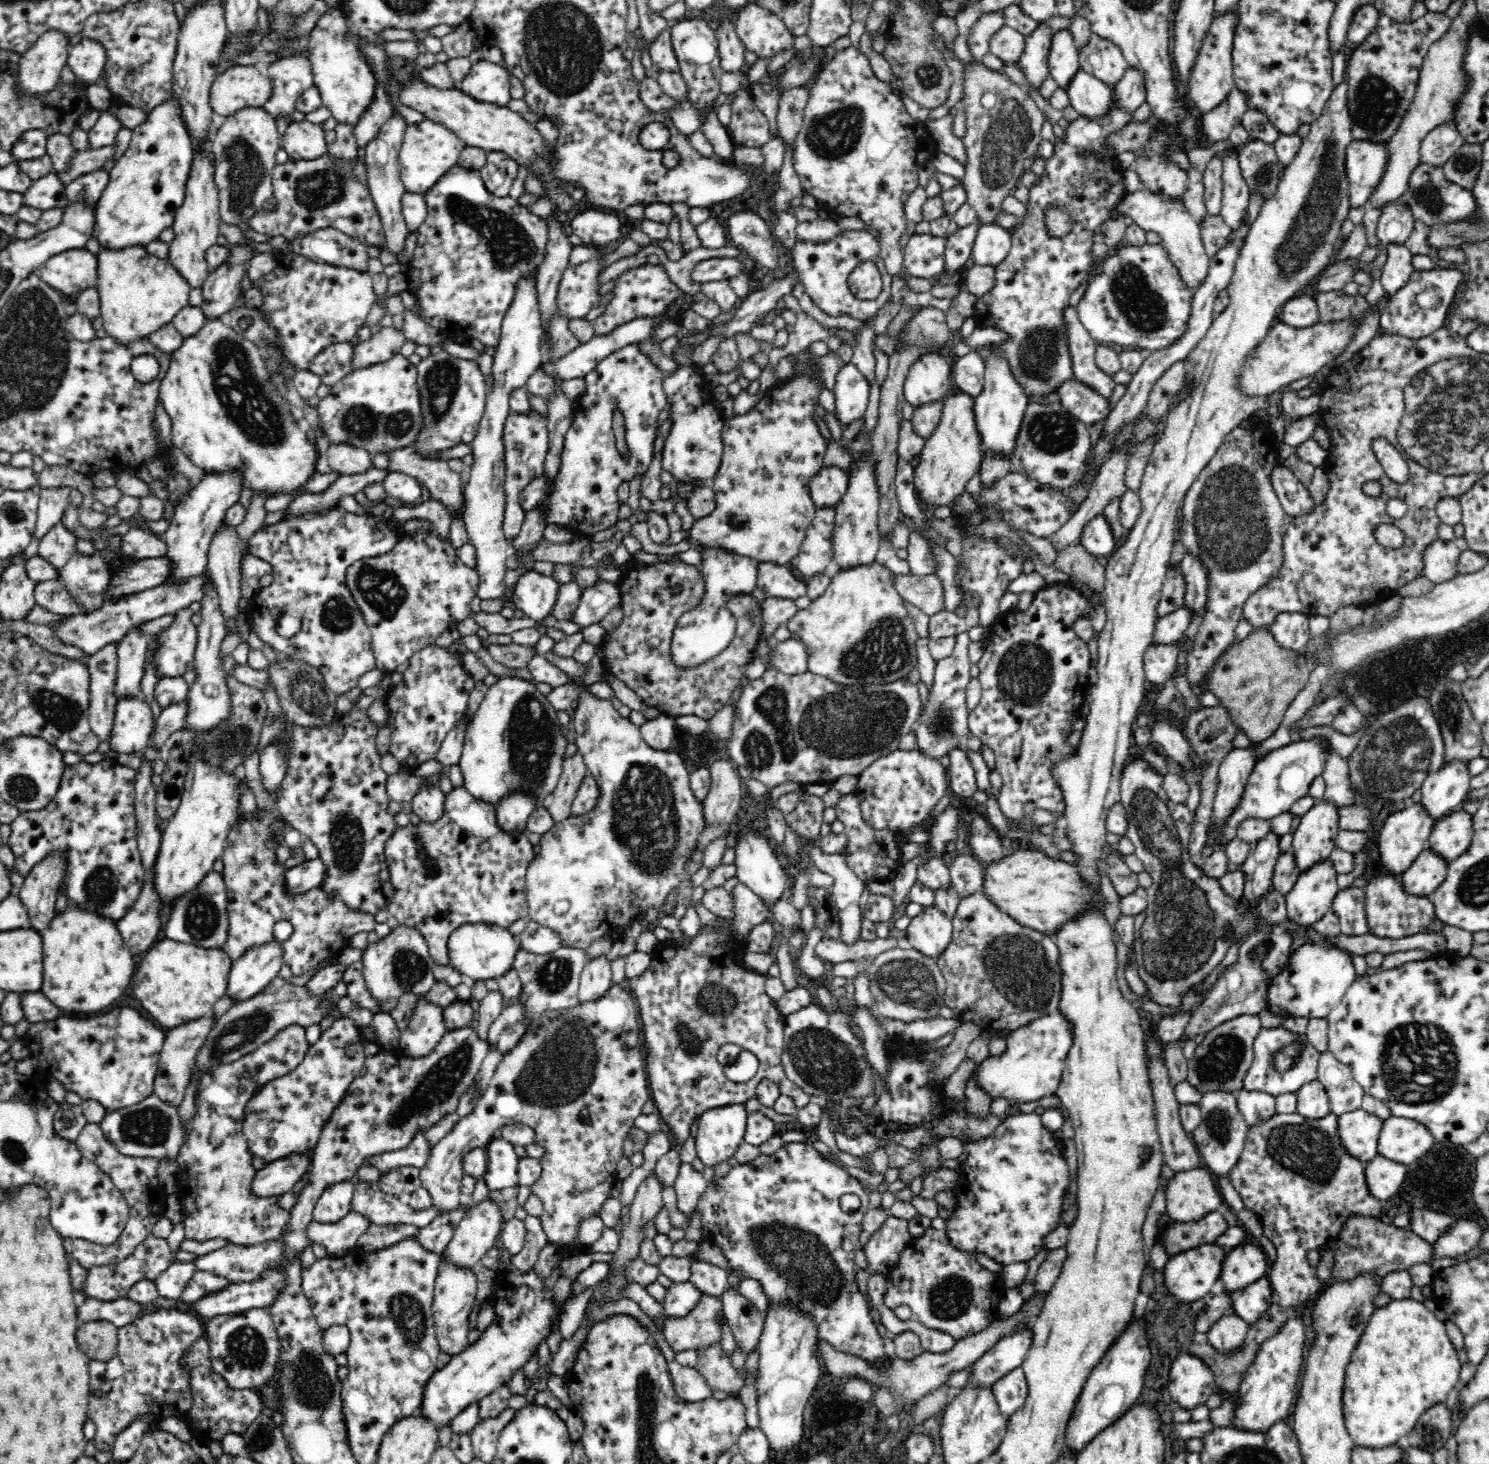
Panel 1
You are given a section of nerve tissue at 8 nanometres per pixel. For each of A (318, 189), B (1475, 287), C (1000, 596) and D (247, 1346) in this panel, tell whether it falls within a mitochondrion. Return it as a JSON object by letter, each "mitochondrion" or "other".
{"A":"mitochondrion","B":"other","C":"other","D":"mitochondrion"}

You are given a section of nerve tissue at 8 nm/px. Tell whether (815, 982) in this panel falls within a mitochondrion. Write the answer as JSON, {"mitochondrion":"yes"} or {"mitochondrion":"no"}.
{"mitochondrion":"no"}

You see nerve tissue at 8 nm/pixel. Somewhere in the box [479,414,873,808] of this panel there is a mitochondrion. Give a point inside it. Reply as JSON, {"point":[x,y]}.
{"point":[531,733]}

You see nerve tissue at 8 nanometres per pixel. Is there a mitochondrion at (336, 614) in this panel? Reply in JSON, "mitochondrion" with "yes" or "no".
{"mitochondrion":"yes"}

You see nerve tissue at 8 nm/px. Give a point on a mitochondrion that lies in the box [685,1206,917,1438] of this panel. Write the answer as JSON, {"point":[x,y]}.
{"point":[801,1257]}

